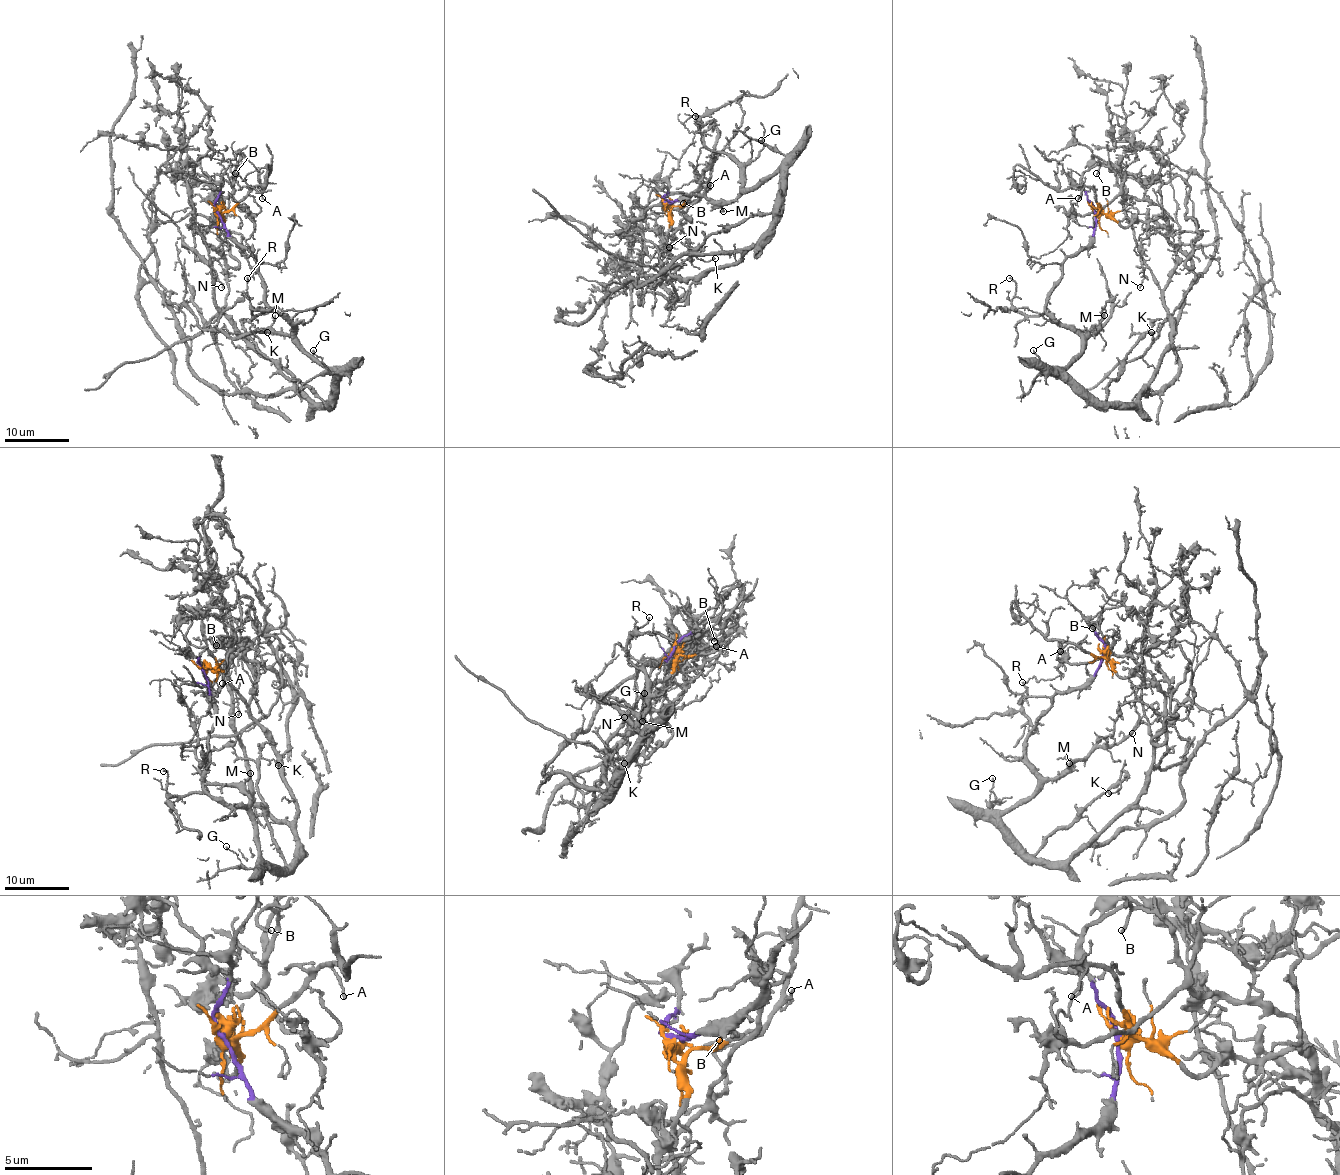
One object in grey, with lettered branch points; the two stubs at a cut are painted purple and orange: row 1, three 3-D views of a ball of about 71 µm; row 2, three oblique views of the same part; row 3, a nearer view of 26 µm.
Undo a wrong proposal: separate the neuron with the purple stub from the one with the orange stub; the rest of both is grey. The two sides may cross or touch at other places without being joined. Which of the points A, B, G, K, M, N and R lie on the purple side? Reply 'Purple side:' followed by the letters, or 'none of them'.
Purple side: G, K, M, N, R

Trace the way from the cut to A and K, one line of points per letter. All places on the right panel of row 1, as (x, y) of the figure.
A: (1096, 213), (1099, 211), (1096, 193), (1089, 187), (1081, 190), (1078, 198)
K: (1094, 213), (1094, 237), (1065, 260), (1046, 305), (1081, 339), (1065, 369), (1104, 402), (1125, 355), (1151, 332)

